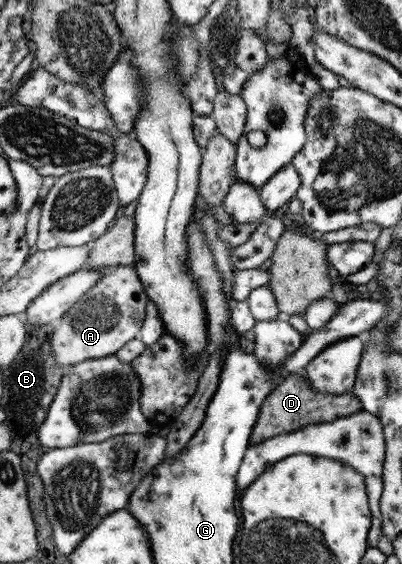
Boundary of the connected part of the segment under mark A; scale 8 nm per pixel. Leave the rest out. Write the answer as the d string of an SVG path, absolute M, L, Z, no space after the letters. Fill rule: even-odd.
M118 265L106 271L98 284L81 296L59 321L60 326L52 336L52 350L56 348L57 365L64 370L85 360L115 355L127 342L138 338L149 299L134 267Z

